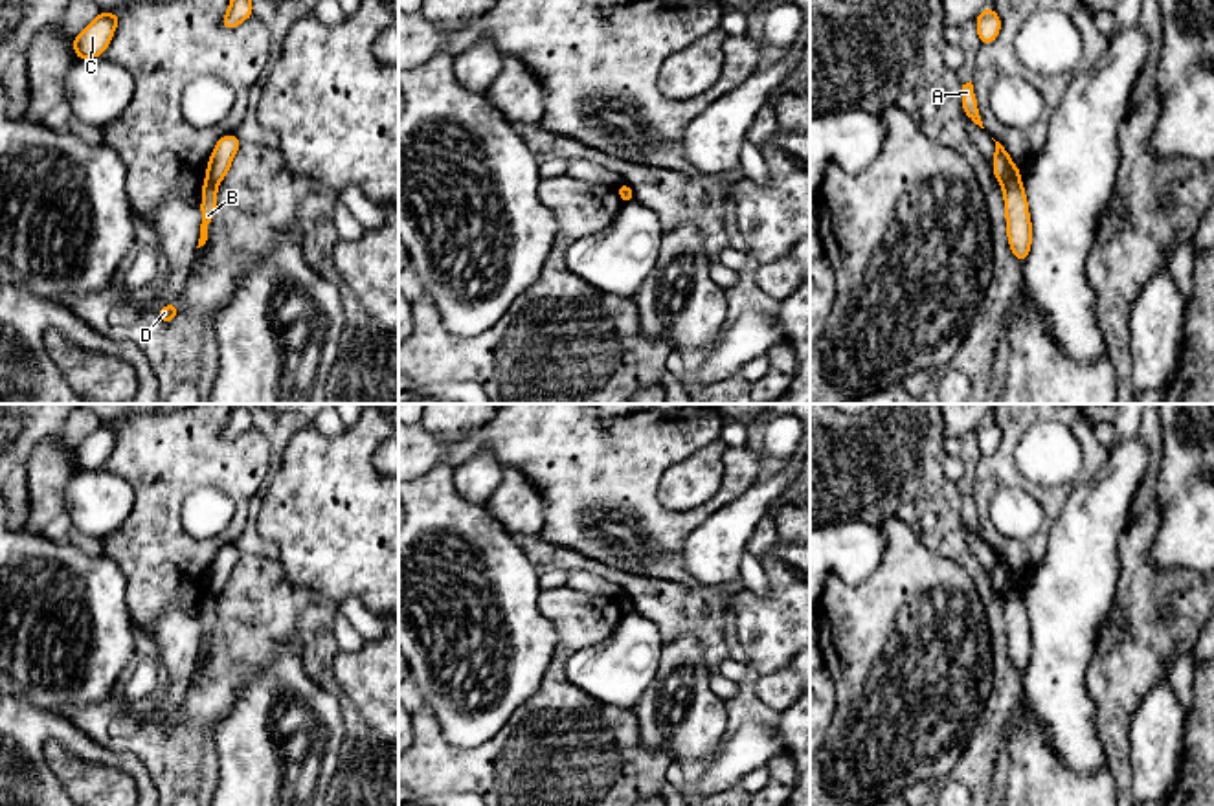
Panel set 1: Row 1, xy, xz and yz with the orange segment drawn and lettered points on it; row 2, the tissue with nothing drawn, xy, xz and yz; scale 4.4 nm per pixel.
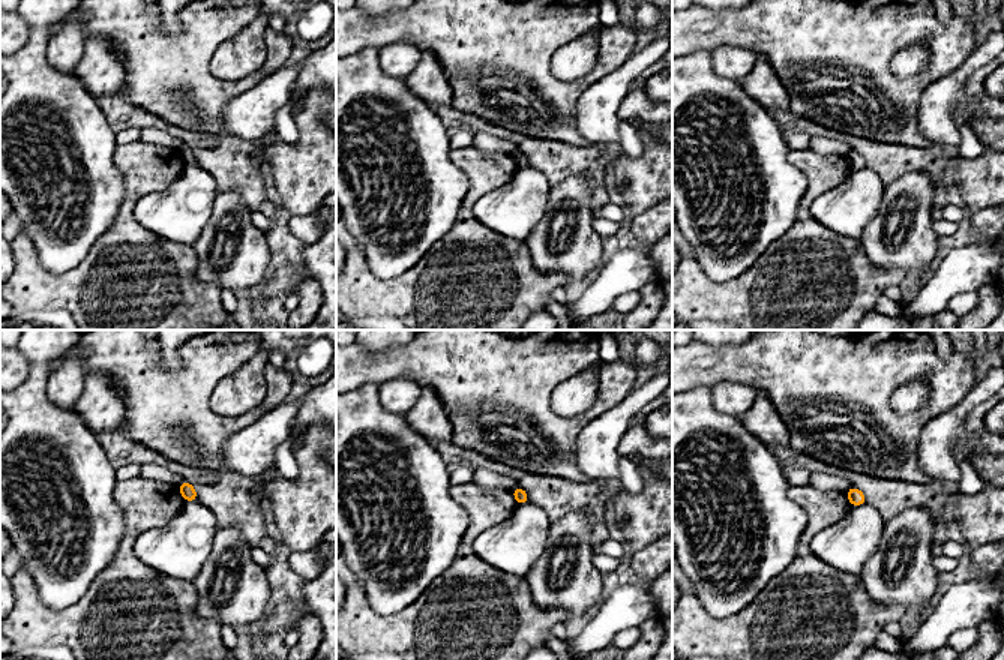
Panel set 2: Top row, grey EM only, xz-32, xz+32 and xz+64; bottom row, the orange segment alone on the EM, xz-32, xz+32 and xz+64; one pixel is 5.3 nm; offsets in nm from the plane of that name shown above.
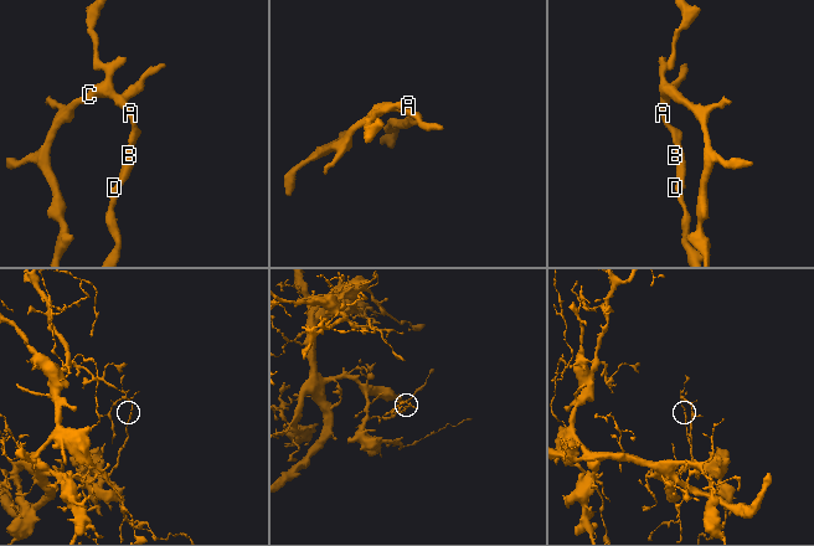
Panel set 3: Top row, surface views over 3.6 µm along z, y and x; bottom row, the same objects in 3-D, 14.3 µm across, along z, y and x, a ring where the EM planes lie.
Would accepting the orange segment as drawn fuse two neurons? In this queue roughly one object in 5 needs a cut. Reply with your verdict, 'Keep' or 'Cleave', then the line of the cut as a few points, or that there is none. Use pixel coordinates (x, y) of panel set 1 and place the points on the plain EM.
Cleave. Split along yz (1018, 588), (1001, 595)

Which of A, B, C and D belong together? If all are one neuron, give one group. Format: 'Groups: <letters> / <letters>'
Groups: A C / B D

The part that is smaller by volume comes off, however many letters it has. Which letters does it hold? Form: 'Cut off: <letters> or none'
Cut off: A, C

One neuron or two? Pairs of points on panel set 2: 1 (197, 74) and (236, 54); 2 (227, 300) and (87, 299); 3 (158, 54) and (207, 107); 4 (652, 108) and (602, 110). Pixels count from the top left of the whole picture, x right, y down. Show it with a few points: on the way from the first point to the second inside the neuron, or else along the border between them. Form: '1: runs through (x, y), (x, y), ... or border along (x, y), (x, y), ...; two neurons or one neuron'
1: border along (228, 38), (213, 53), (210, 71), (234, 81); two neurons
2: border along (219, 290), (221, 306), (228, 314); two neurons
3: runs through (171, 68), (195, 89), (195, 93); one neuron
4: border along (632, 90), (619, 110), (619, 119); two neurons

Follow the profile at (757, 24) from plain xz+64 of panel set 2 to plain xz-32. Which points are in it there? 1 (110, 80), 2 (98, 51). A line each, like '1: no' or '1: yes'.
1: no
2: no

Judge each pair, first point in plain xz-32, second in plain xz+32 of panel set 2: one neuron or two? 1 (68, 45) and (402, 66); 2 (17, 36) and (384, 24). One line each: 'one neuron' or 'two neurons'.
1: one neuron
2: one neuron

